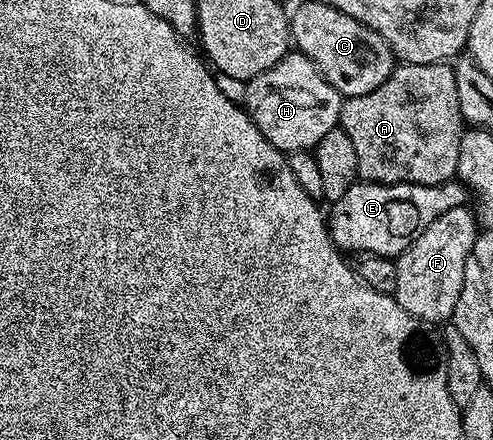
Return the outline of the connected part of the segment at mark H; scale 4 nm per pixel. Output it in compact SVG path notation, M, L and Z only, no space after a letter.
M289 53L273 69L265 69L246 84L247 116L278 151L311 151L334 127L339 126L339 114L344 96L339 94L309 61L309 57Z

